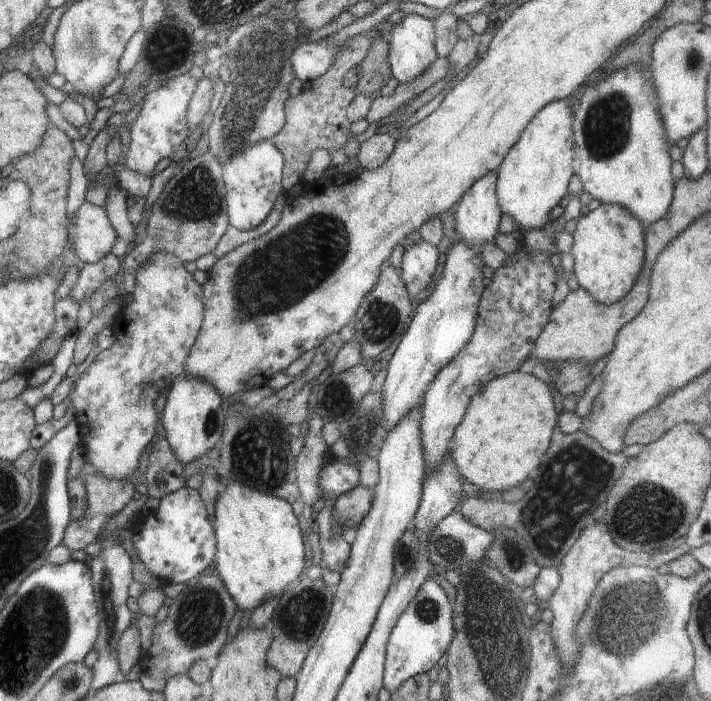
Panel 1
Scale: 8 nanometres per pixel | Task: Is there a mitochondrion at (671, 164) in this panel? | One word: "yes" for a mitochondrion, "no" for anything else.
no

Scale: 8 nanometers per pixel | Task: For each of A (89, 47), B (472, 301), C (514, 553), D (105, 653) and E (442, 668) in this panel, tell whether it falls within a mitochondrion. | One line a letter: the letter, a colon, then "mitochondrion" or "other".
A: mitochondrion
B: other
C: mitochondrion
D: mitochondrion
E: other

